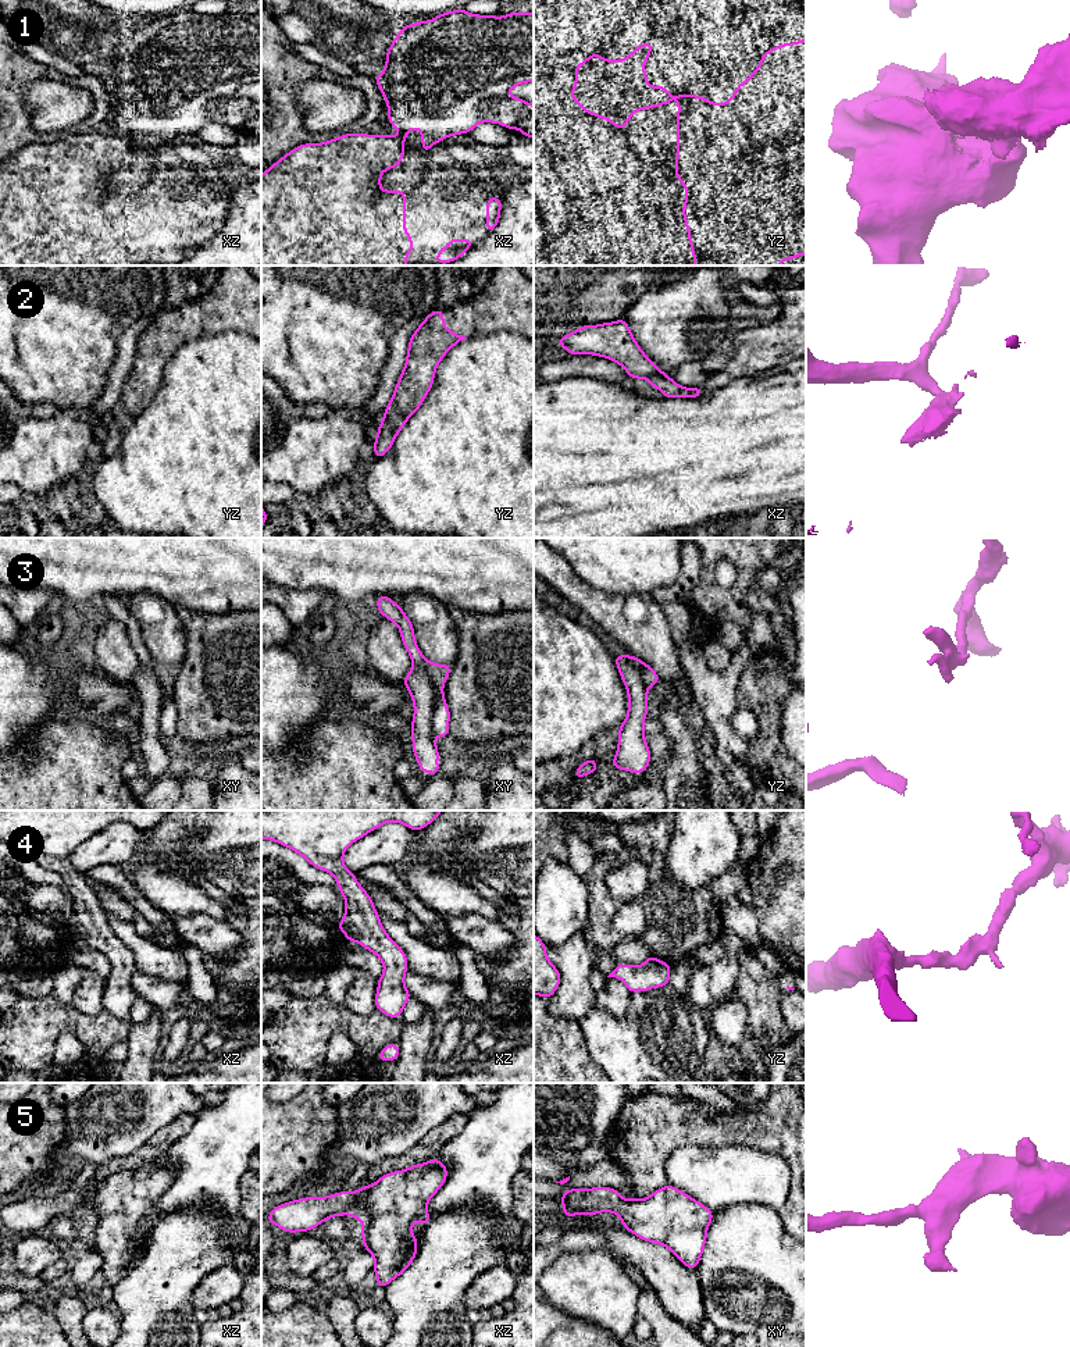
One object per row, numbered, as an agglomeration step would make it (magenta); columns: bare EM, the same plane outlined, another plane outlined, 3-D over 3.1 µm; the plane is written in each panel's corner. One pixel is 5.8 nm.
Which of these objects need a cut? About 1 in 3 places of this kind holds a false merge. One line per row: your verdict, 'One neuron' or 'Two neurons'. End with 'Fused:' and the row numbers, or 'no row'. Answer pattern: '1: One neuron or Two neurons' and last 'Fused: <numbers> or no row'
1: Two neurons
2: One neuron
3: Two neurons
4: One neuron
5: One neuron
Fused: 1, 3

